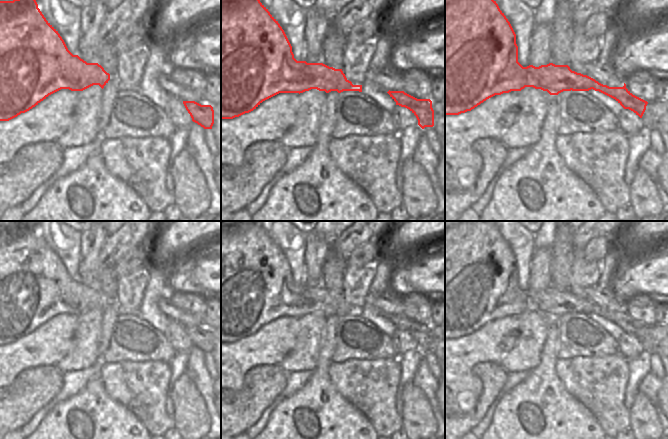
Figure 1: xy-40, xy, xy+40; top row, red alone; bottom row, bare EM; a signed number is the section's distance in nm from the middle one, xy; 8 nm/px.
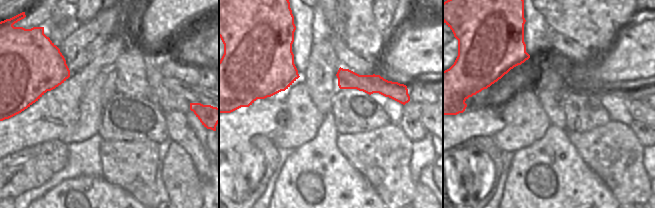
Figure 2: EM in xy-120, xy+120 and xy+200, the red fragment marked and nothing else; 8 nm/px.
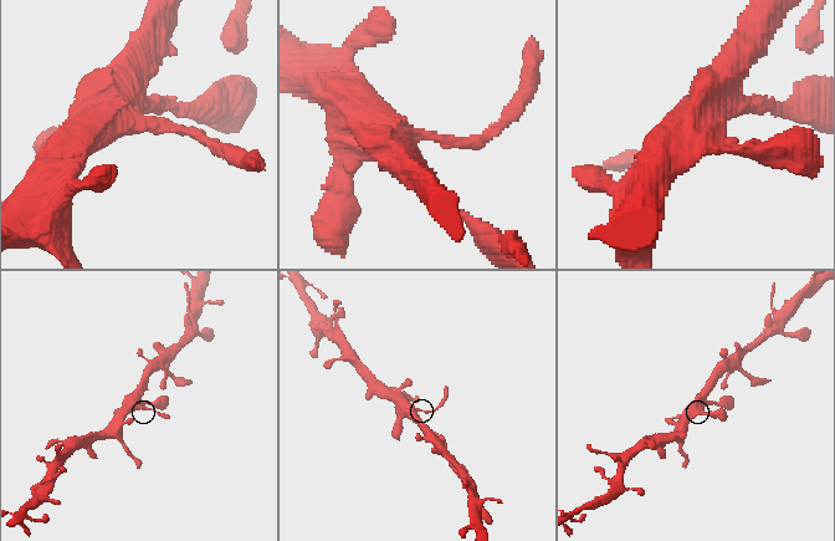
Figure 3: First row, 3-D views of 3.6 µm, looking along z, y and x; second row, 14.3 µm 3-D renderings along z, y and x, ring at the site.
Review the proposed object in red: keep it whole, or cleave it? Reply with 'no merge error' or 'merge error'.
merge error

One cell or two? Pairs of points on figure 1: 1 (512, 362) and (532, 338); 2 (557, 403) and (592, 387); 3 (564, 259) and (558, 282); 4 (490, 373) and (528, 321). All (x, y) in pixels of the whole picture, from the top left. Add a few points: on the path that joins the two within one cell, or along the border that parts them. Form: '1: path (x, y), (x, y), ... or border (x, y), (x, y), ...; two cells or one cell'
1: path (518, 356), (529, 344); one cell
2: border (558, 376), (564, 387), (589, 411); two cells
3: path (561, 265), (560, 276); one cell
4: border (499, 363), (508, 372); two cells

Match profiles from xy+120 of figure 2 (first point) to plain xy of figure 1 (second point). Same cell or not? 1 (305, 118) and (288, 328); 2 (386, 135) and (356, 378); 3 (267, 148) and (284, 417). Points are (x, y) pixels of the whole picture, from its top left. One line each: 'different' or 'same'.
1: different
2: same
3: different

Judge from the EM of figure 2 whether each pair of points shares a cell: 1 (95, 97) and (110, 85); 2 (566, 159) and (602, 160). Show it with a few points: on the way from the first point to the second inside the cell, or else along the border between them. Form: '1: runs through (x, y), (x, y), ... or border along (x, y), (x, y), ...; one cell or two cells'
1: border along (102, 72), (105, 74), (102, 88), (103, 107); two cells
2: border along (568, 139), (583, 162), (597, 176); two cells

